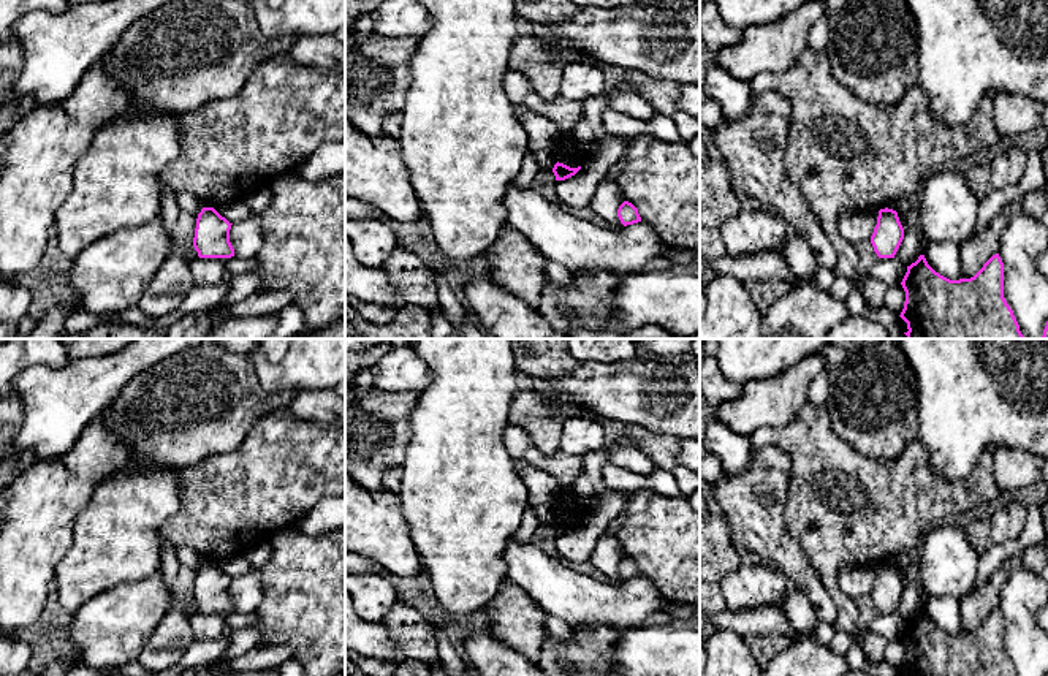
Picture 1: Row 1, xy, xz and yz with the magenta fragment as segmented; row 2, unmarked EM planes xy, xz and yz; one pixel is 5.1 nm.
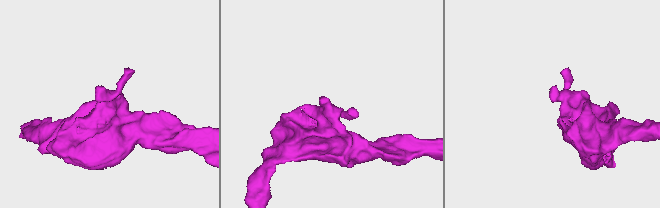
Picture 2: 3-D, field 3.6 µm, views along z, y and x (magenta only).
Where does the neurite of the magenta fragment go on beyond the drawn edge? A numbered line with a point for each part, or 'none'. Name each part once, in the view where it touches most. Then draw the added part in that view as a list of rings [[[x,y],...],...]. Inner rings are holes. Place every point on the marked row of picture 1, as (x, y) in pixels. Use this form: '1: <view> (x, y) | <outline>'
none

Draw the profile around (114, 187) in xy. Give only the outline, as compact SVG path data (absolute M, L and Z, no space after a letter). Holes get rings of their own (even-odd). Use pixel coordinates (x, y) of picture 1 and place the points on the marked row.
M152 111L116 116L95 133L54 217L68 261L101 237L160 217L158 177L180 154L179 117Z

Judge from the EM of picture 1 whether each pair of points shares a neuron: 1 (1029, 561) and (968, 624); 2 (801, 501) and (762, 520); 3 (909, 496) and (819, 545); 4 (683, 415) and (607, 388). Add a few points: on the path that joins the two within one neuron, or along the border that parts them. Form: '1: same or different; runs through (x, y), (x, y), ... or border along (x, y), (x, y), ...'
1: same; runs through (1010, 565), (977, 605)
2: different; border along (789, 472), (786, 527), (800, 543)
3: same; runs through (887, 505), (861, 510), (841, 523)
4: same; runs through (664, 399), (649, 390), (626, 390)

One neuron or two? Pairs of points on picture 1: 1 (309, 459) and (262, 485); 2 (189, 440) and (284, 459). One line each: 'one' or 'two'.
1: one
2: two

